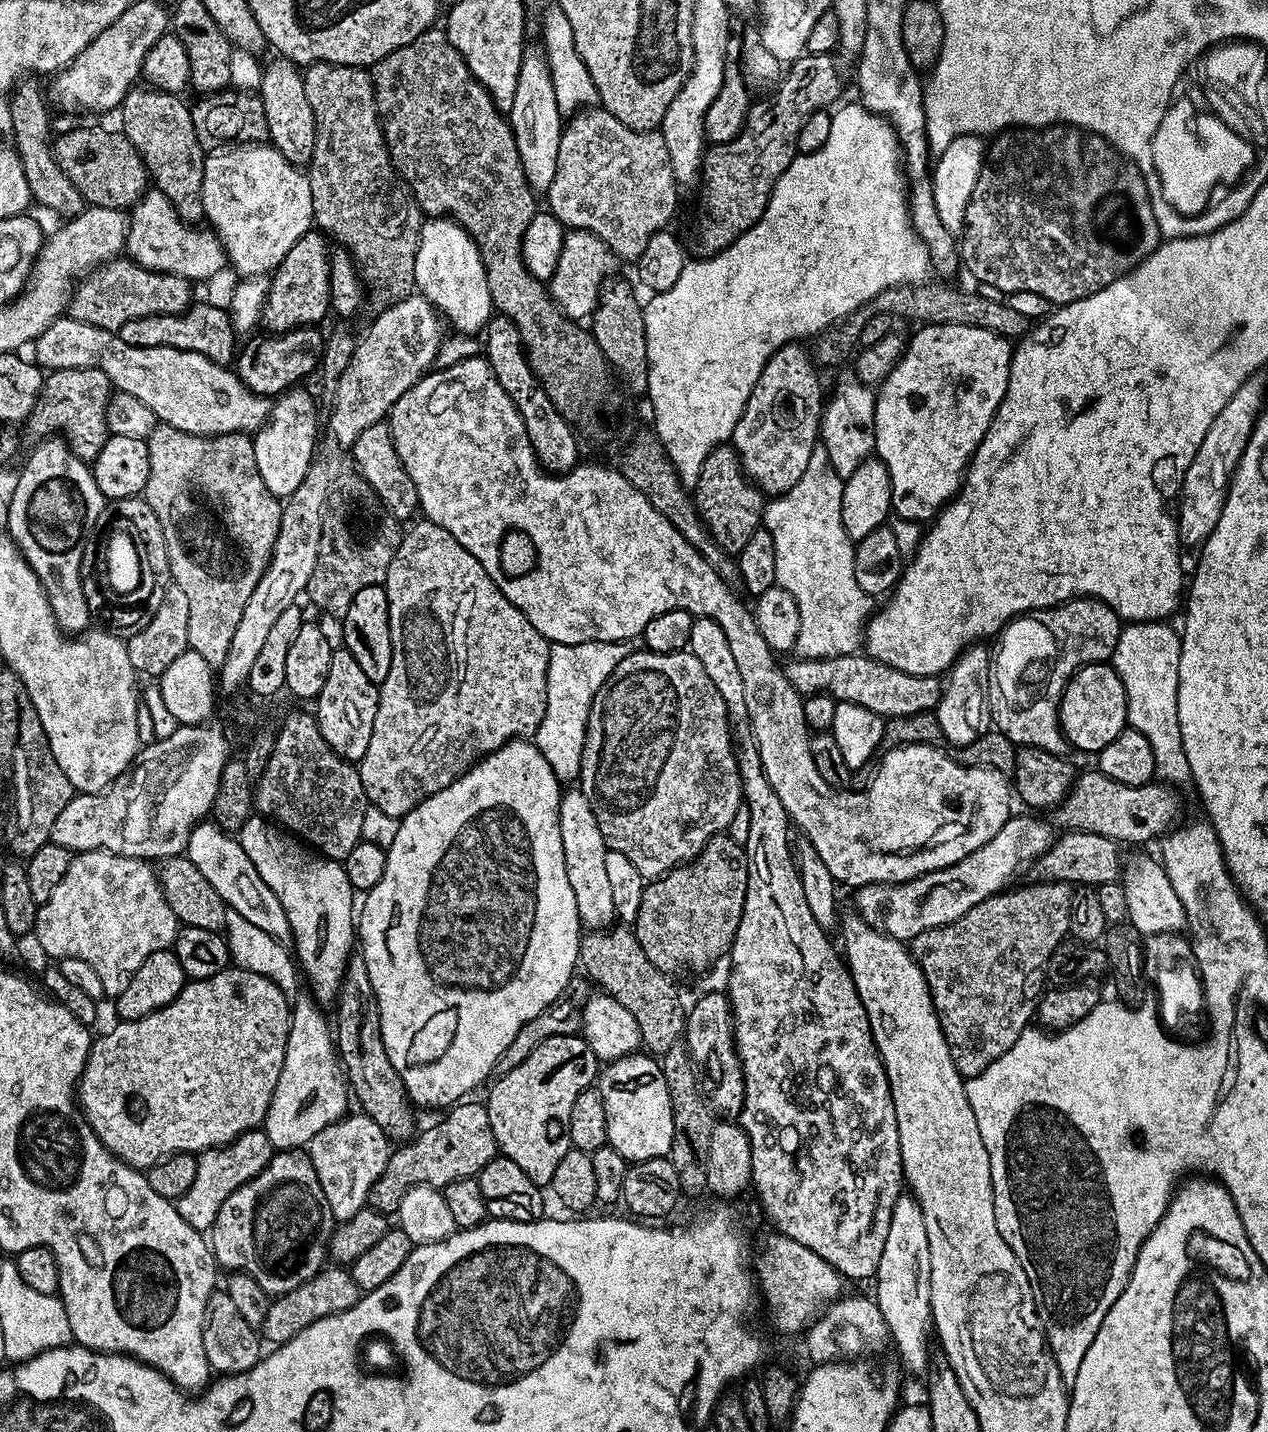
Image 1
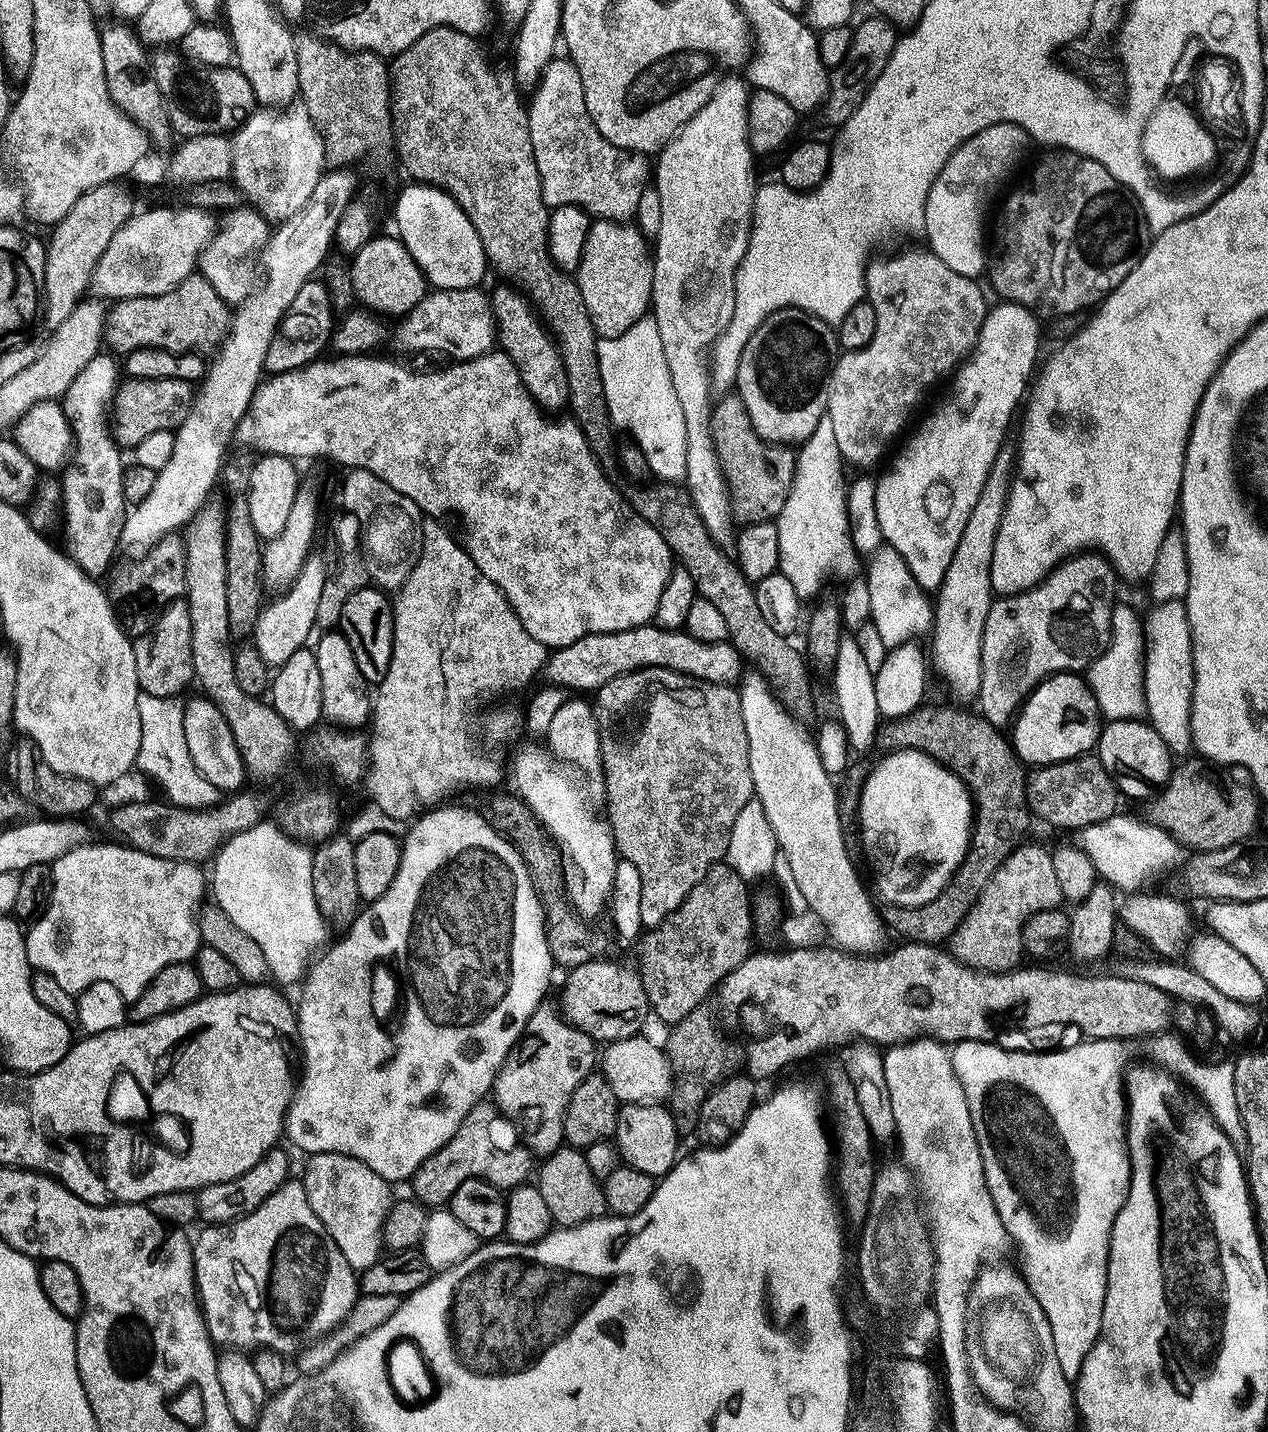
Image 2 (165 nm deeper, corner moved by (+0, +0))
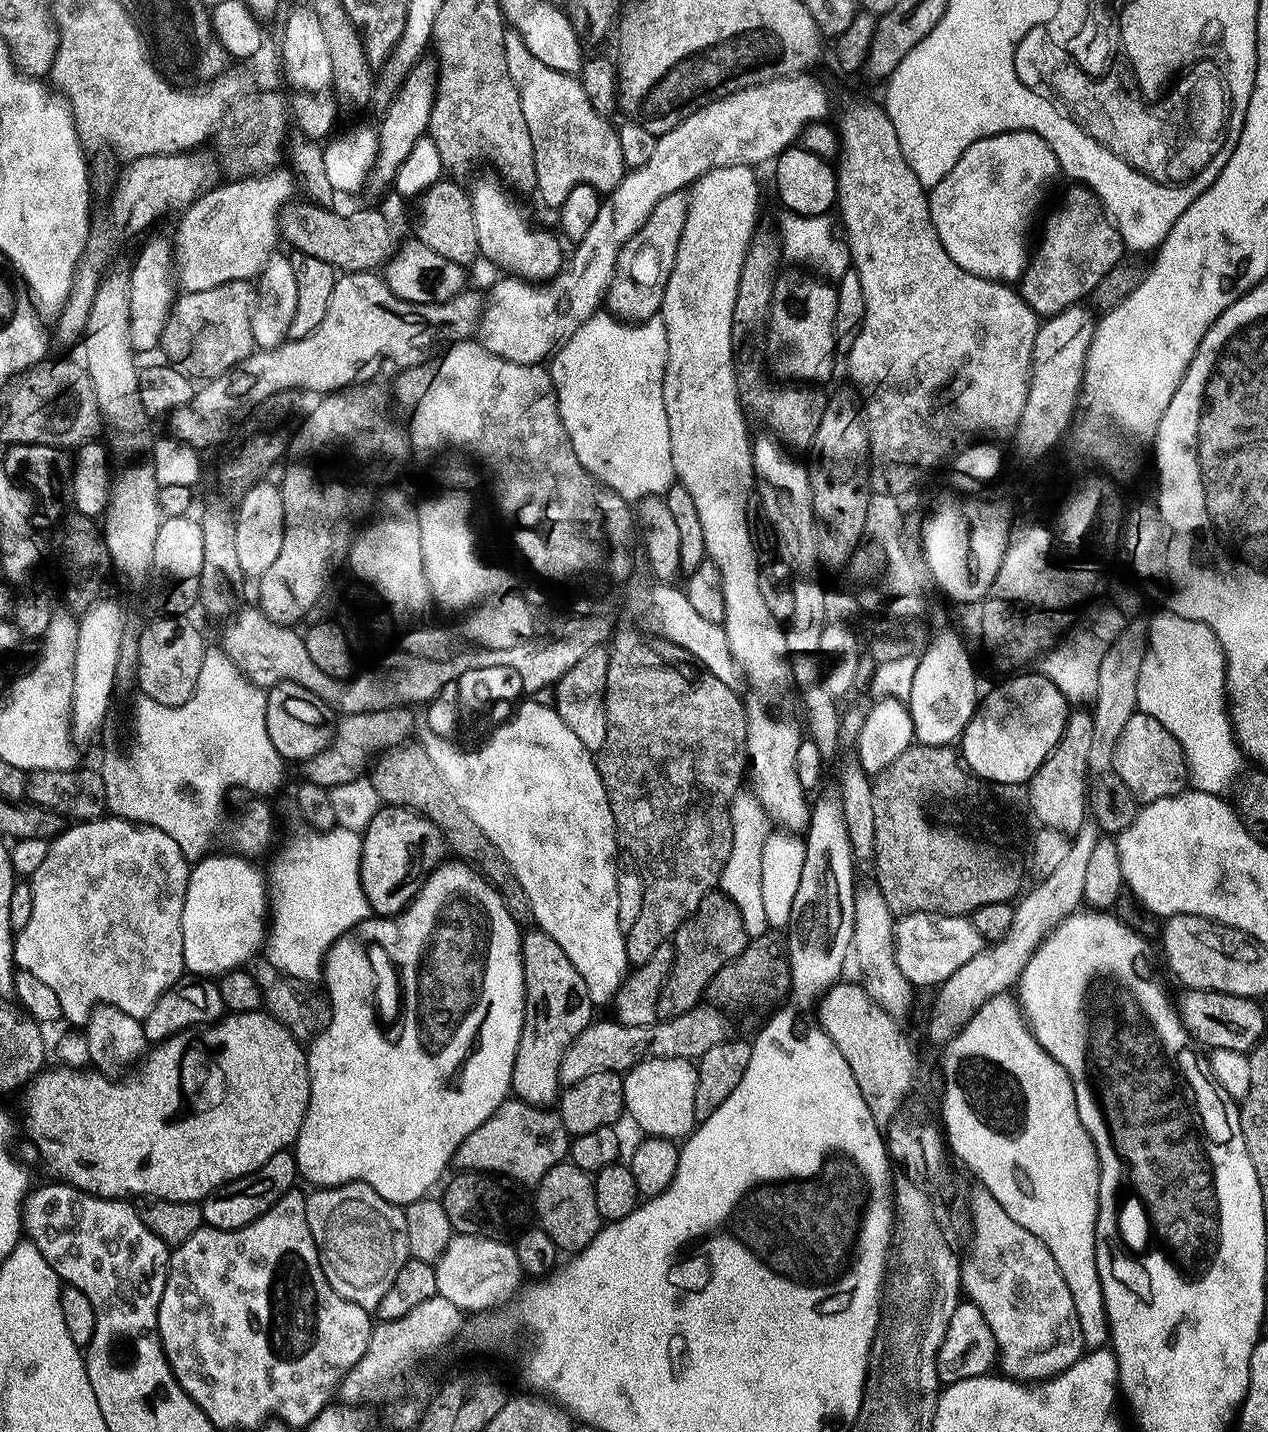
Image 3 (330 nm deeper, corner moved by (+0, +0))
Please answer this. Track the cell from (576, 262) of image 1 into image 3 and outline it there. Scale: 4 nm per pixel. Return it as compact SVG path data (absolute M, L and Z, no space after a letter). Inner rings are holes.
M684 192L666 194L666 198L654 206L642 227L622 246L616 273L606 293L606 308L611 315L625 322L639 322L659 313L666 282L674 270L687 213L688 198Z

